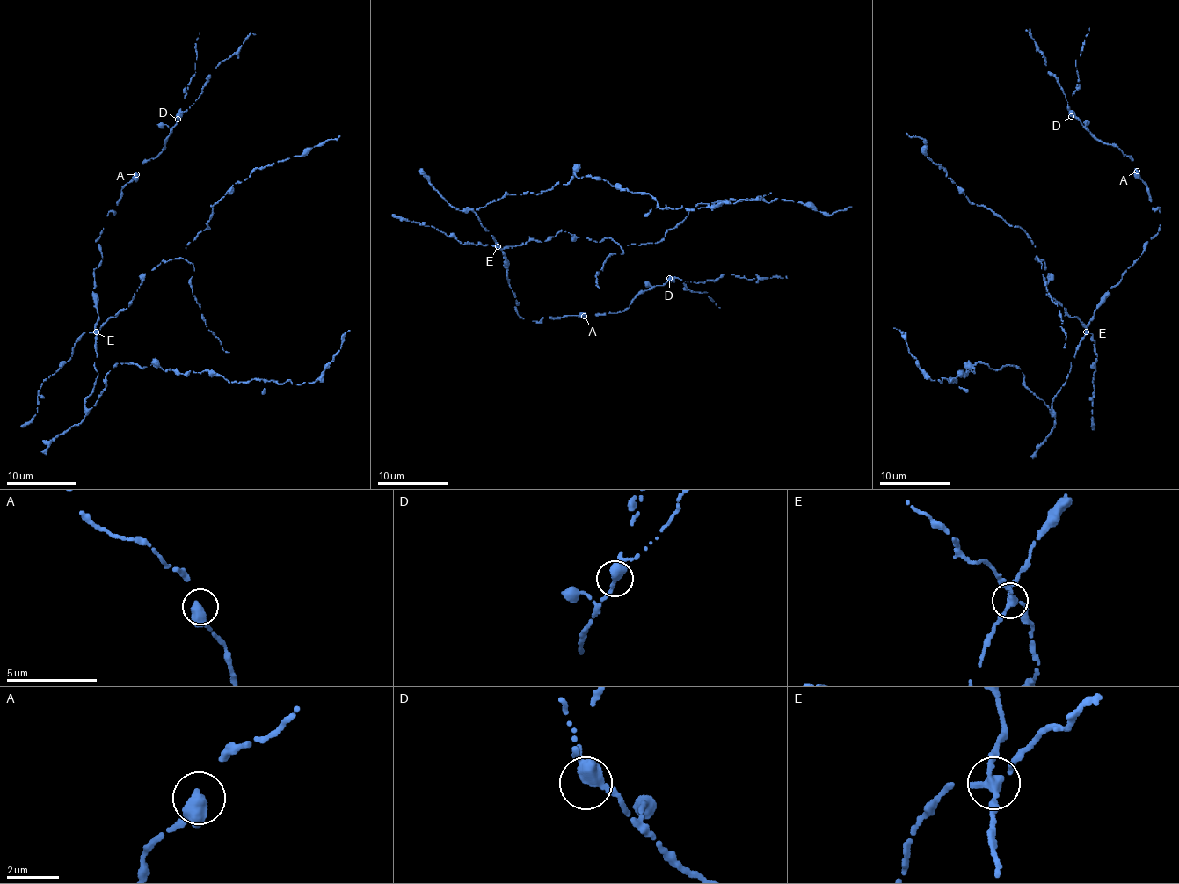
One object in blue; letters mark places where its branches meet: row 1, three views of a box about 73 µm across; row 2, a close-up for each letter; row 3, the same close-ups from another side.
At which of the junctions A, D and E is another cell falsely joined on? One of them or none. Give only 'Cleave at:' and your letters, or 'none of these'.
Cleave at: E

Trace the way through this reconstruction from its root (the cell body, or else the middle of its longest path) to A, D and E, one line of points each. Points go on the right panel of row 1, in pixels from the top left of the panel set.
A: (1075, 358), (1102, 296), (1159, 231), (1160, 208), (1151, 208), (1137, 171)
D: (1075, 358), (1102, 296), (1159, 231), (1160, 212), (1151, 208), (1147, 186), (1129, 156), (1102, 143), (1071, 116)
E: (1075, 358), (1075, 351), (1085, 332)

